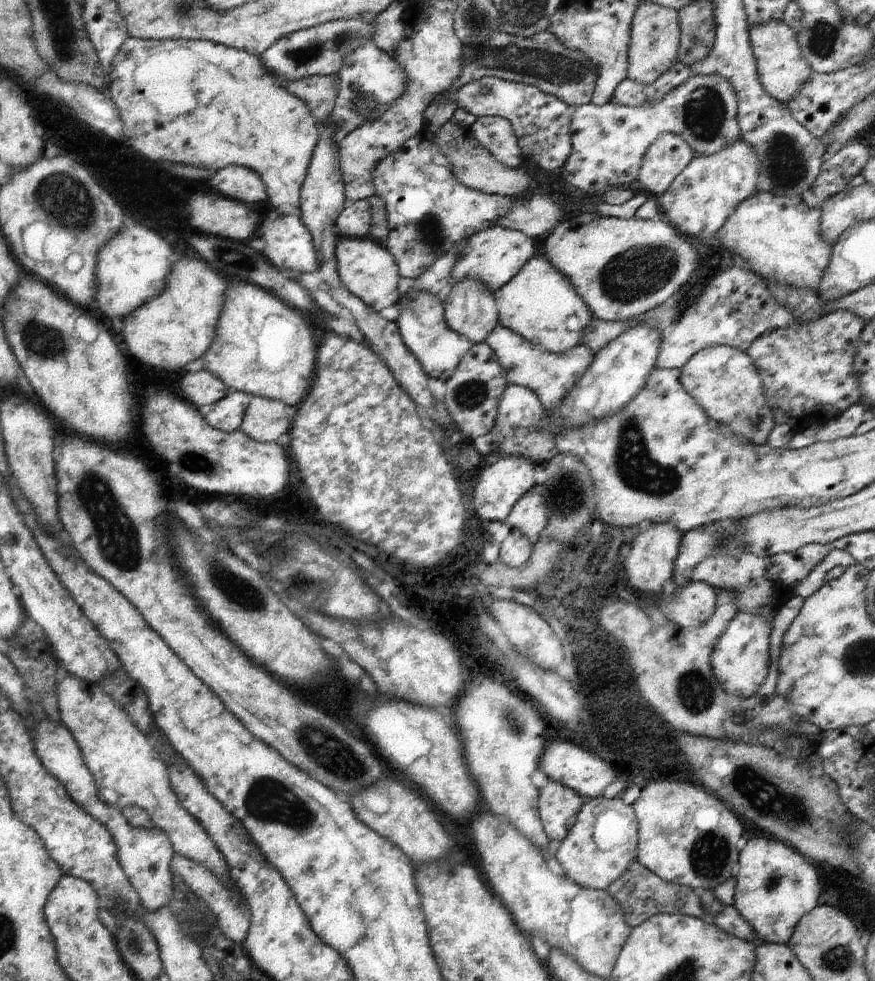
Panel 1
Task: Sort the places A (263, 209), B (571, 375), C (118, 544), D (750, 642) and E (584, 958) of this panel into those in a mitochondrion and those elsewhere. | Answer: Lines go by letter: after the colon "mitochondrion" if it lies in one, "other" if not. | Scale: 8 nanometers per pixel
A: other
B: other
C: mitochondrion
D: other
E: other

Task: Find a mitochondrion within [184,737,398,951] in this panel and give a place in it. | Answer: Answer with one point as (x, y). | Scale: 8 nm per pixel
(268, 799)

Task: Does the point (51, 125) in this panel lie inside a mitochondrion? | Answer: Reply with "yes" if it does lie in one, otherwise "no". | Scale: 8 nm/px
no

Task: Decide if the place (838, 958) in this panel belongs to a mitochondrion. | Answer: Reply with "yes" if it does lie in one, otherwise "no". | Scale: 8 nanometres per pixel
yes

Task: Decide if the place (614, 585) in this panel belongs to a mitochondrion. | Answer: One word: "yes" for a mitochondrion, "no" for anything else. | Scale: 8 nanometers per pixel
no

